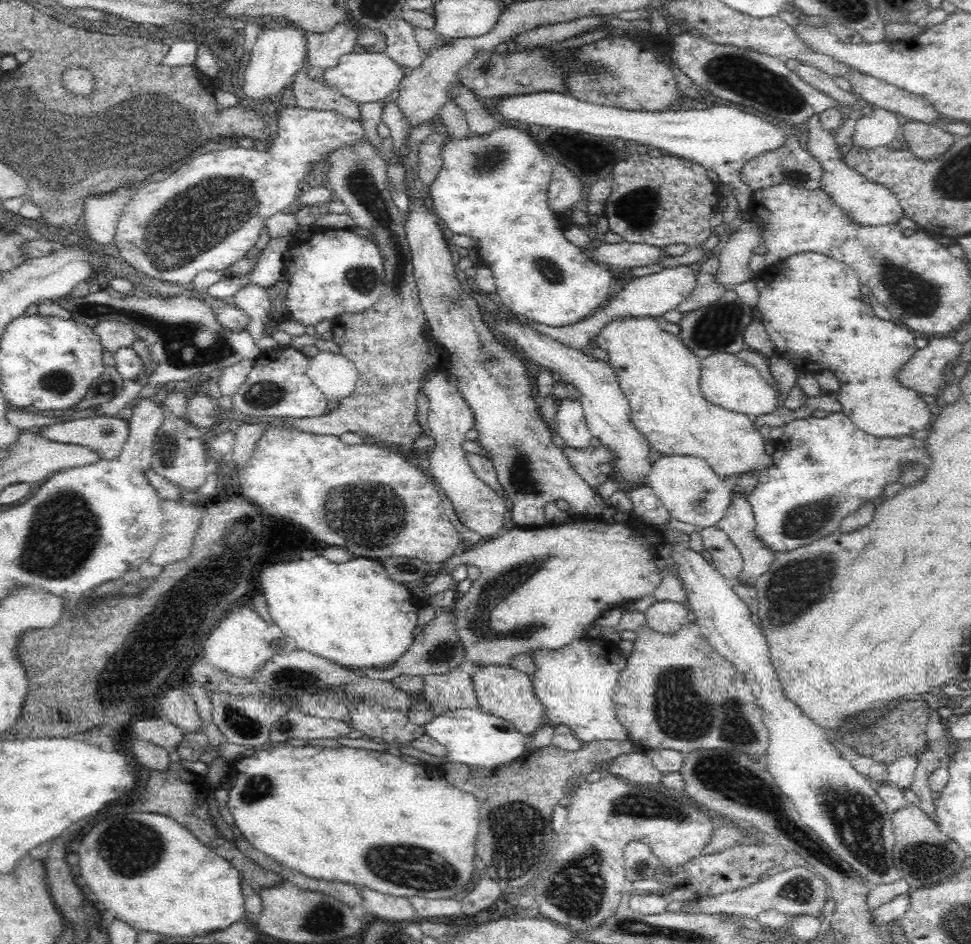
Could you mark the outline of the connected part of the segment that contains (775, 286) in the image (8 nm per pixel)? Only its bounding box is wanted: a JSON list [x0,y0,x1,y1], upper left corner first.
[754,253,933,439]

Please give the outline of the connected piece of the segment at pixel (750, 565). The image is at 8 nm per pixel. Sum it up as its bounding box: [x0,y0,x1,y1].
[716,493,775,586]

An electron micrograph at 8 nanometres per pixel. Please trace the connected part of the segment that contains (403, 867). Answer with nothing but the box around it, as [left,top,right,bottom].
[227,743,479,899]

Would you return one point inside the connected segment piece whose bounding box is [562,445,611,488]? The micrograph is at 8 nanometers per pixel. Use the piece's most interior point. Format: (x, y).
(585, 462)

